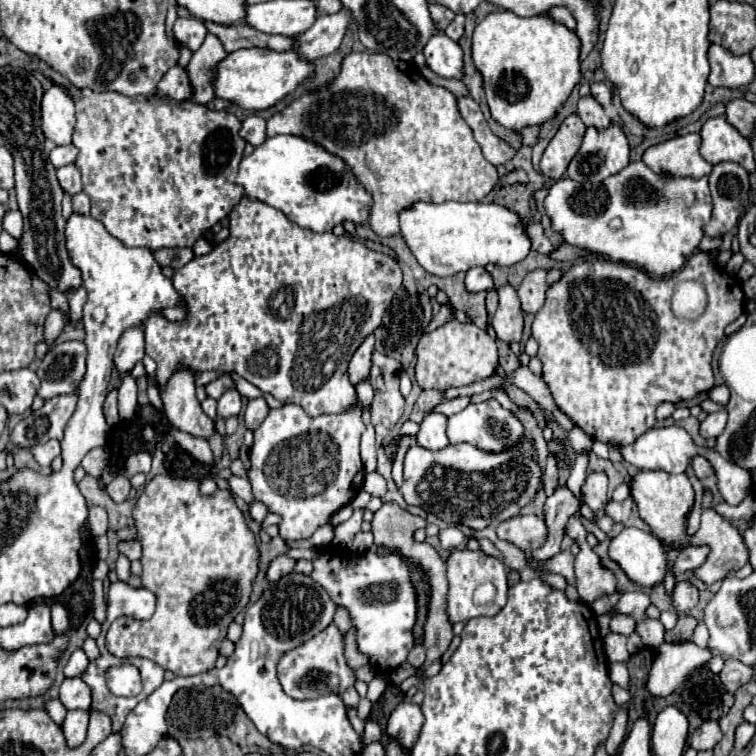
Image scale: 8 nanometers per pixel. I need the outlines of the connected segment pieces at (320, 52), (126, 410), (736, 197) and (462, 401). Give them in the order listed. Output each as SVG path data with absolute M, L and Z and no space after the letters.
M345 7L333 15L319 15L313 27L299 35L299 41L303 41L303 45L299 45L295 51L307 59L319 59L335 53L347 33L351 19L353 17L349 11L345 11Z
M127 373L127 377L123 377L119 387L119 417L131 419L135 409L137 409L137 385L135 379Z
M717 163L709 175L709 187L713 217L705 233L709 237L723 237L737 225L737 219L749 205L749 173L735 163Z
M459 396L437 405L434 408L433 412L442 413L445 416L449 417L452 414L458 413L459 411L467 407L467 405L469 405L470 403L470 400L471 396Z

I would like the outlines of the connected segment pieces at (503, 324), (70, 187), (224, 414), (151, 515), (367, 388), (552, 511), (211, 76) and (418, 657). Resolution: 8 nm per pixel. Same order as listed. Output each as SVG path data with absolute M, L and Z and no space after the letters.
M501 285L501 287L497 287L497 295L499 295L499 307L491 321L497 337L505 343L521 341L523 311L519 305L517 291L511 285Z
M65 165L63 169L57 169L57 181L59 181L63 193L77 195L81 191L81 177L79 177L79 169L75 169L75 165Z
M237 389L227 391L219 401L217 401L217 417L227 419L233 415L239 415L241 411L241 395Z
M155 475L145 485L133 507L133 521L143 545L141 583L147 591L155 593L157 609L149 621L135 621L129 617L117 619L107 631L107 649L121 659L147 657L175 675L199 675L213 669L227 627L233 615L245 609L253 591L253 581L259 573L255 533L235 505L231 491L217 489L211 495L201 495L197 479L177 479L169 475Z
M359 381L359 383L355 385L355 389L357 389L357 393L359 393L359 399L363 401L363 405L369 409L369 405L371 405L371 397L373 397L371 383L369 383L369 381Z
M557 487L557 491L551 497L547 497L543 513L545 513L548 536L546 543L531 553L533 561L539 563L547 561L561 551L563 527L577 509L579 509L579 499L567 487Z
M207 33L203 45L193 53L187 71L193 85L193 101L195 103L209 103L215 97L215 71L217 65L227 57L223 43L219 37Z
M415 645L415 647L411 649L411 653L407 655L407 661L409 661L413 667L421 667L423 661L425 661L425 649L423 649L423 645Z

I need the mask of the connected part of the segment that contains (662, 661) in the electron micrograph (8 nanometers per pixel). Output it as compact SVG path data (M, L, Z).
M663 643L653 659L647 691L655 697L671 695L699 665L711 659L709 649L701 649L695 643Z

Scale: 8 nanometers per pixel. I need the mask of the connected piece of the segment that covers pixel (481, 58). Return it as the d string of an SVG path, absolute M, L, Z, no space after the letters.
M511 11L489 13L473 33L473 63L485 79L491 117L511 131L553 119L581 79L579 53L577 33L547 15L521 19Z

